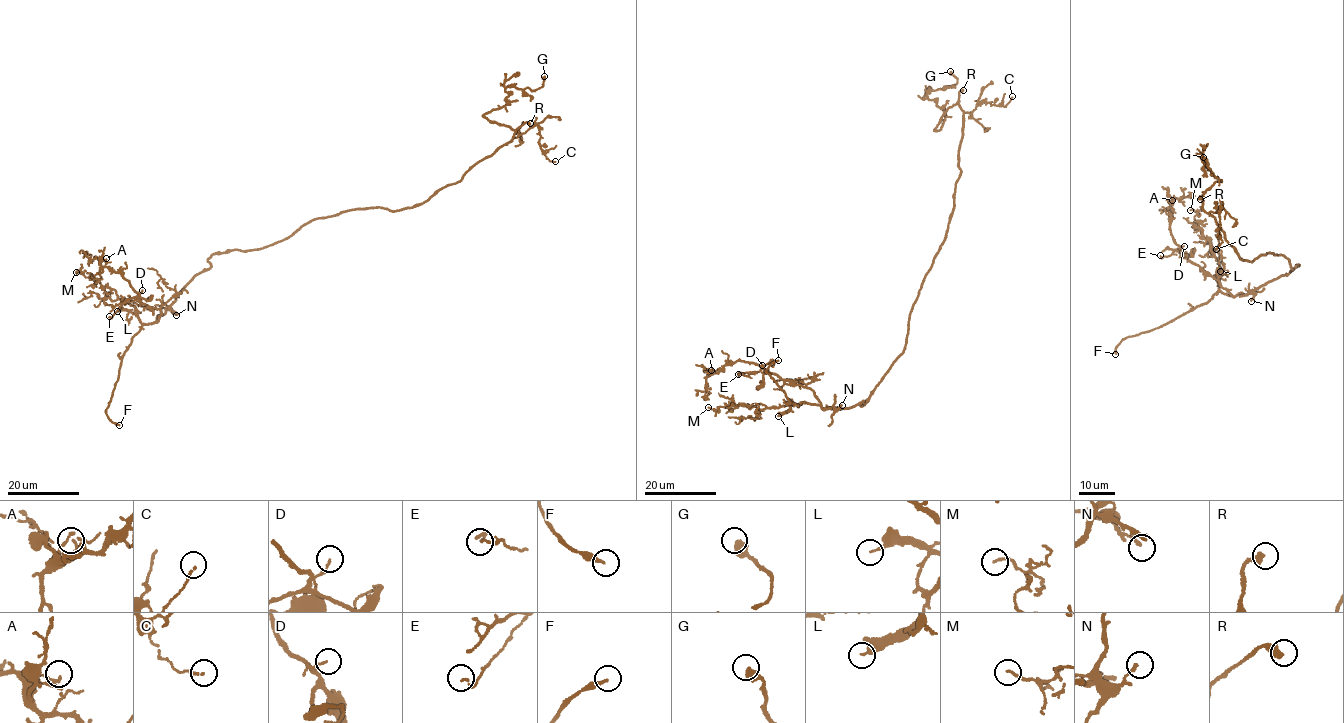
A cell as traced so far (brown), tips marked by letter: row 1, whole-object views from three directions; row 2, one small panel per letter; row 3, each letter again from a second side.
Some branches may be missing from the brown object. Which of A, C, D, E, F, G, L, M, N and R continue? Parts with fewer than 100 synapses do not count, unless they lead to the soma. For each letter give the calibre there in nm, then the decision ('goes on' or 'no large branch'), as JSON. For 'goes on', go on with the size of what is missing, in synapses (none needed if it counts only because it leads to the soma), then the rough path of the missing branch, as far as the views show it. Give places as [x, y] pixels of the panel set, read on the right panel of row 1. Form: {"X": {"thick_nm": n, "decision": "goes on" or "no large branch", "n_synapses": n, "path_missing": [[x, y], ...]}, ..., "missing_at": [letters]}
{"A": {"thick_nm": 140, "decision": "no large branch"}, "C": {"thick_nm": 100, "decision": "no large branch"}, "D": {"thick_nm": 70, "decision": "no large branch"}, "E": {"thick_nm": 100, "decision": "no large branch"}, "F": {"thick_nm": 240, "decision": "goes on", "path_missing": [[1115, 354], [1114, 363], [1118, 374], [1088, 350]]}, "G": {"thick_nm": 480, "decision": "no large branch"}, "L": {"thick_nm": 140, "decision": "no large branch"}, "M": {"thick_nm": 100, "decision": "no large branch"}, "N": {"thick_nm": 160, "decision": "no large branch"}, "R": {"thick_nm": 400, "decision": "no large branch"}, "missing_at": ["F"]}

